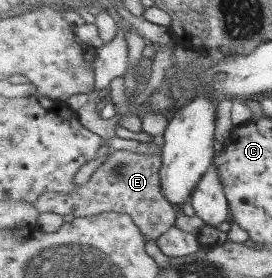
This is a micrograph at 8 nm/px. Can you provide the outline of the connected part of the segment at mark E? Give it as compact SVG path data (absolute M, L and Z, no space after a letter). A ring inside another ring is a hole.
M128 150L110 151L107 159L92 174L89 181L79 185L74 192L46 192L34 202L42 212L60 215L92 216L107 212L129 214L140 228L145 239L158 240L176 222L176 211L161 189L163 155L147 155Z

